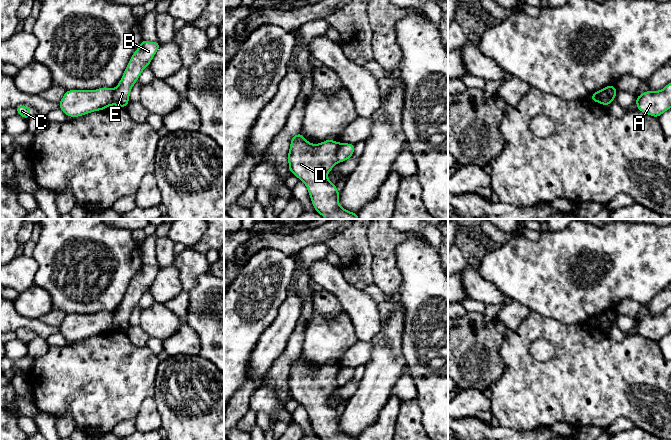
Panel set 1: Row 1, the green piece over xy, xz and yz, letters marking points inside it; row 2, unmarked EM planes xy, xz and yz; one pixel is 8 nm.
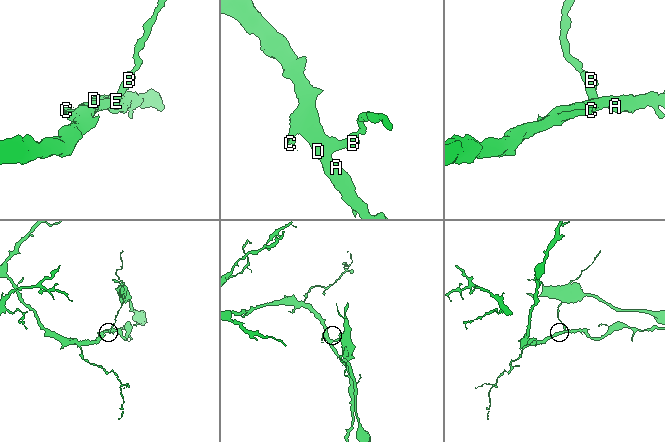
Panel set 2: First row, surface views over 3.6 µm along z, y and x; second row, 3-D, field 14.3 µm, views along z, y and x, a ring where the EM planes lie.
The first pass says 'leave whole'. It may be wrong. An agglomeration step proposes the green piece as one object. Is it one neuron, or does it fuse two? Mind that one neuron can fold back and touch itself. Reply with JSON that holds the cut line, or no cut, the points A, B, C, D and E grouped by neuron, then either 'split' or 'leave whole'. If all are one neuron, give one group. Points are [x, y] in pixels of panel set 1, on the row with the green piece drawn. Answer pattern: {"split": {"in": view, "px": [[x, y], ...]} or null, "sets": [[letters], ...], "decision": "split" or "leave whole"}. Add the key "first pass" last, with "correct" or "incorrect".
{"split": {"in": "xz", "px": [[340, 143], [336, 152], [337, 161]]}, "sets": [["A", "C", "D"], ["B", "E"]], "decision": "split", "first pass": "incorrect"}

